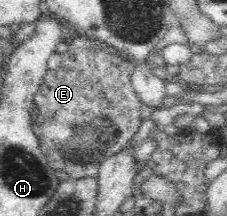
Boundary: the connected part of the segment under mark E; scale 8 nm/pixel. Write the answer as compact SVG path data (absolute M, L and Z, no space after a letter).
M86 35L73 39L70 44L67 44L67 46L68 48L66 52L60 53L55 60L56 64L59 65L59 70L54 69L54 63L49 67L48 71L45 73L44 79L42 80L42 85L34 96L34 103L37 105L38 112L37 116L32 118L32 129L35 136L38 138L41 153L45 155L49 162L49 167L53 169L53 171L63 171L73 179L97 177L101 167L101 162L103 162L107 157L111 157L122 152L127 144L129 144L131 138L133 138L133 135L137 130L139 130L141 121L144 120L144 118L141 117L141 107L143 107L143 103L141 103L141 99L137 97L137 93L135 93L135 89L133 89L132 82L130 81L130 74L132 71L131 61L121 58L118 54L111 56L111 54L107 54L107 52L99 50L99 48L95 46L93 39Z

